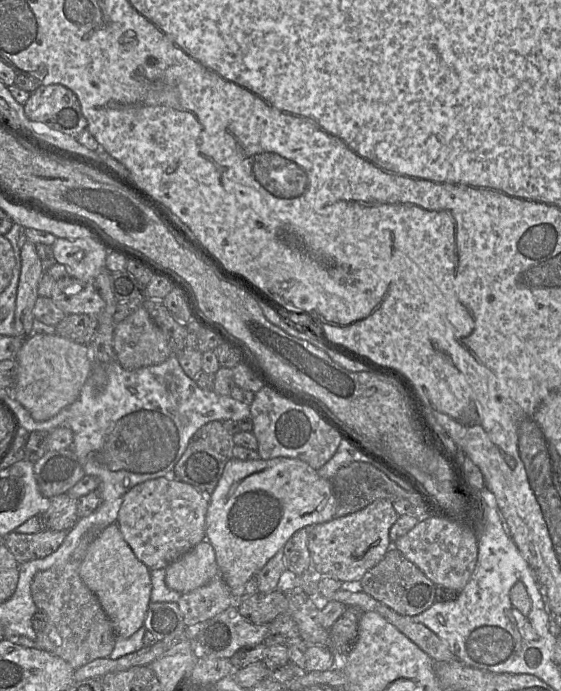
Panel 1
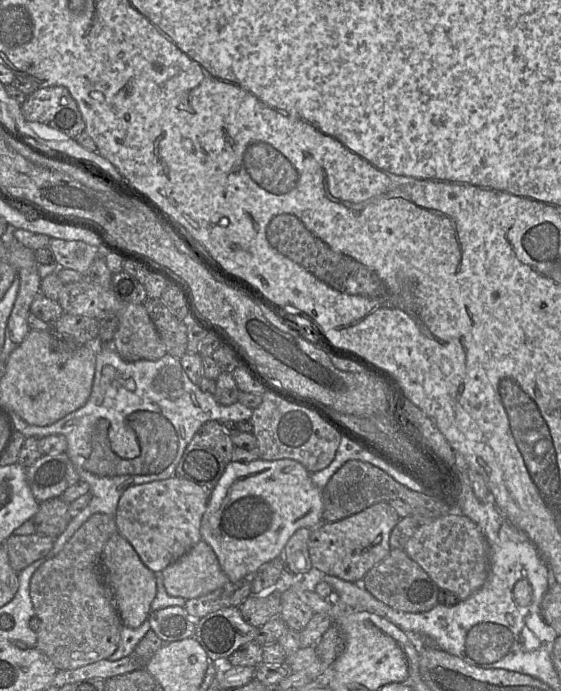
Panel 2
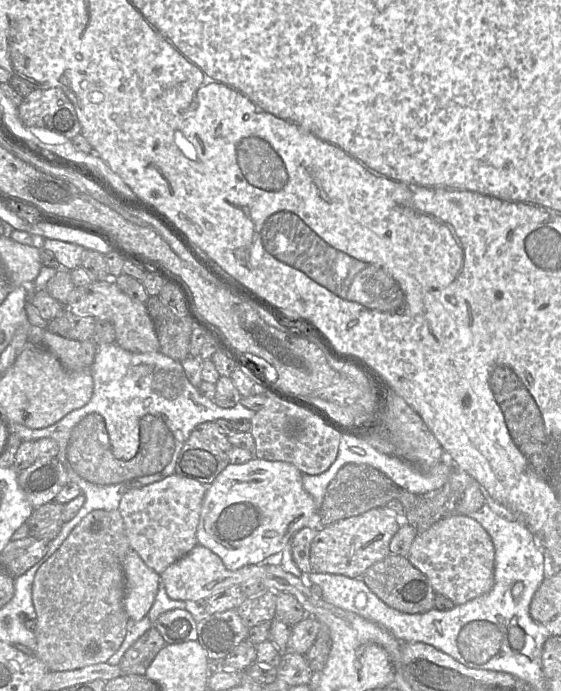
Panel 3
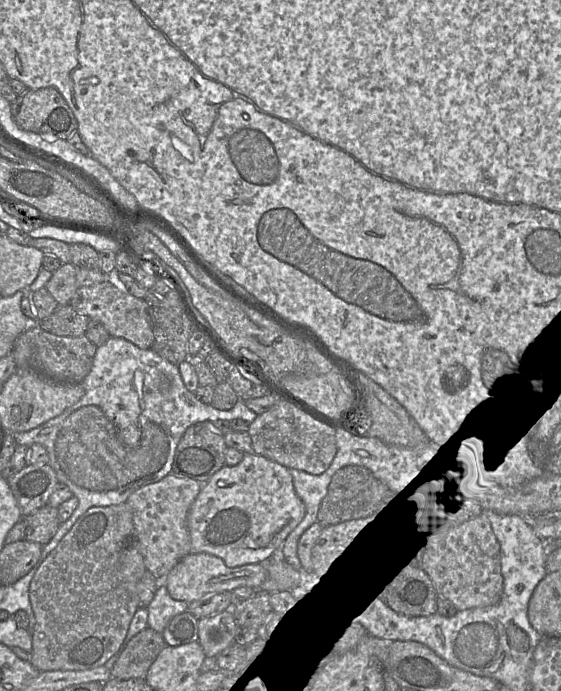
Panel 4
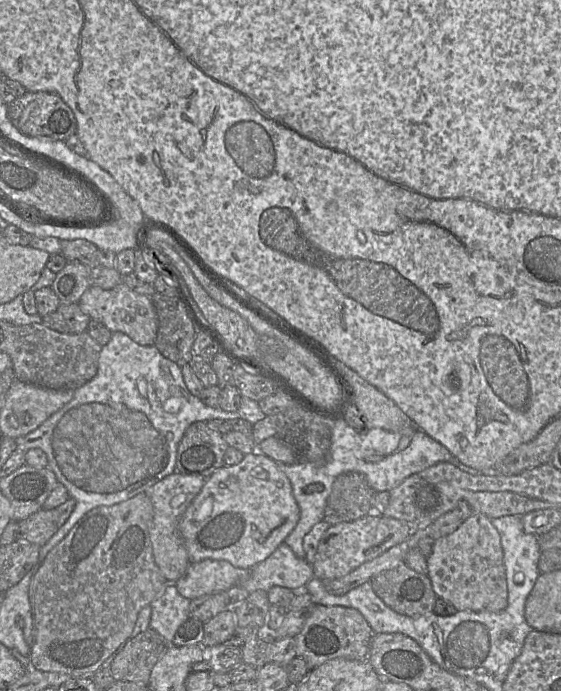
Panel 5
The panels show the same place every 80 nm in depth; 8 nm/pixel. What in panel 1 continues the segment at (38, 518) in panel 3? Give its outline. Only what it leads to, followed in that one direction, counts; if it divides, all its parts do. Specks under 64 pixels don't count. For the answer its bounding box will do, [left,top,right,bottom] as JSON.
[40,493,80,531]

